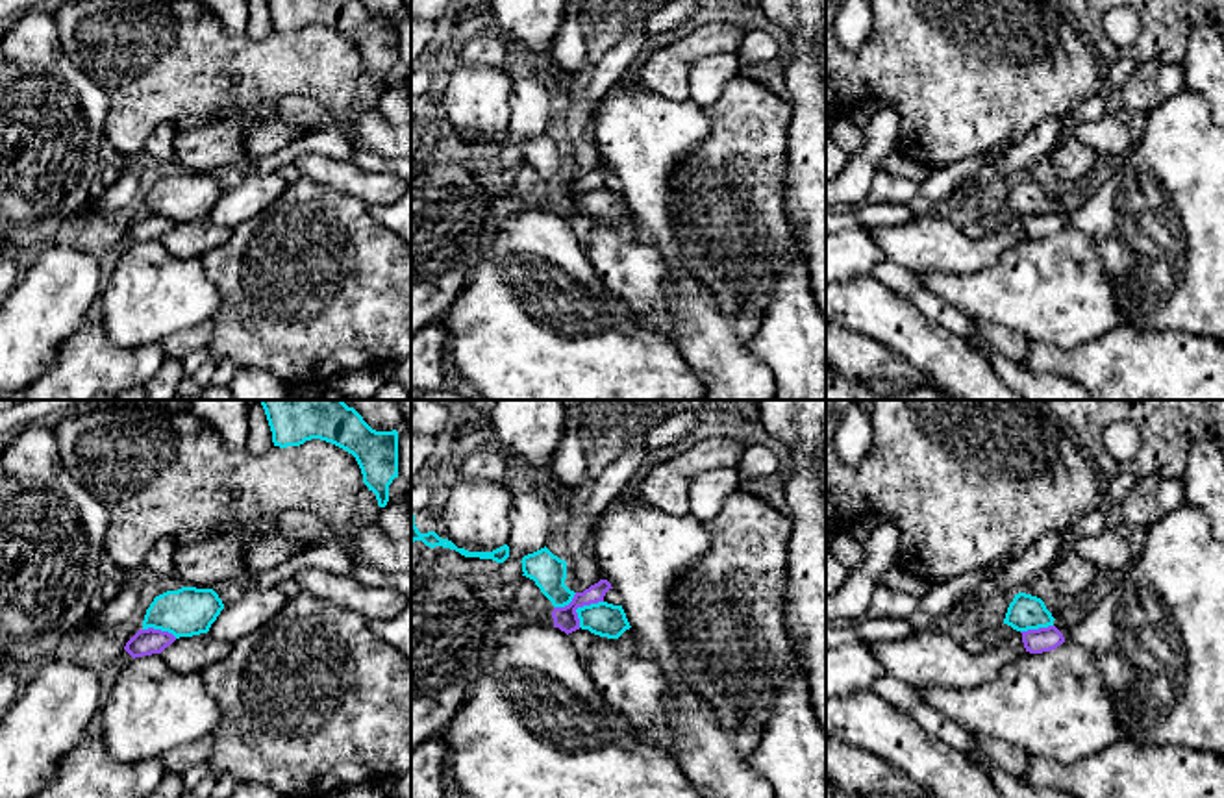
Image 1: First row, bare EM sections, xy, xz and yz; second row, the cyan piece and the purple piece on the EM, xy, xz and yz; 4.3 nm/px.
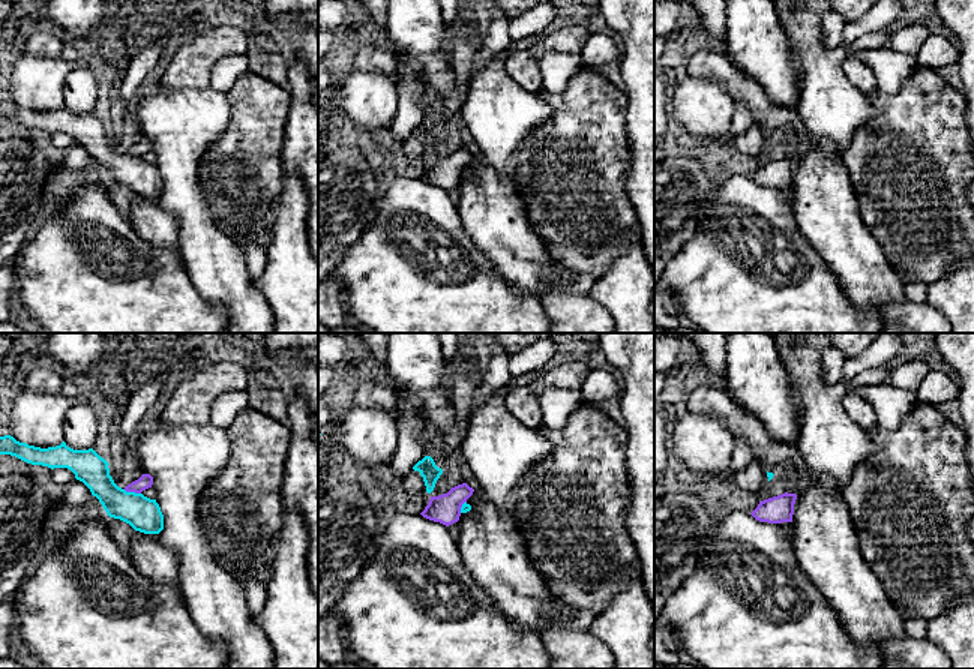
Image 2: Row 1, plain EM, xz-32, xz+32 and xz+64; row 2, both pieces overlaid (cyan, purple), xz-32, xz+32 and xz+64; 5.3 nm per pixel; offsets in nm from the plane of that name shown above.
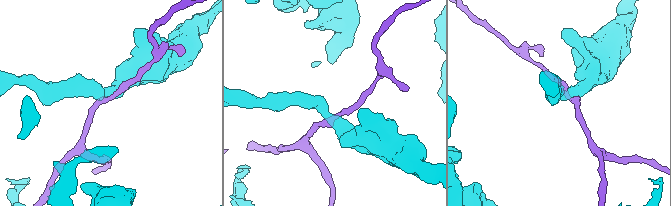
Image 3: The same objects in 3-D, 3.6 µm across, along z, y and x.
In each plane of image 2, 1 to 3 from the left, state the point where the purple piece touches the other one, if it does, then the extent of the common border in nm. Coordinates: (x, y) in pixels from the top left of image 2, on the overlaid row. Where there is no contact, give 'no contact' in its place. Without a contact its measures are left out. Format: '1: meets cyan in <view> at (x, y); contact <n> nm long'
1: meets cyan in xz-32 at (132, 492); contact 100 nm long
2: meets cyan in xz+32 at (461, 507); contact 70 nm long
3: no contact

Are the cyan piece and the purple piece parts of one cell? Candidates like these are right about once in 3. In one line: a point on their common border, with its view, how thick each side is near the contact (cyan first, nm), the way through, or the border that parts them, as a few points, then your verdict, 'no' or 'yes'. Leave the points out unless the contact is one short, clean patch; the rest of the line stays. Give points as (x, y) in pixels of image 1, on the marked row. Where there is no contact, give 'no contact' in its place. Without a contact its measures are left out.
meets cyan in xz at (580, 608); 150 nm thick on the cyan side, 100 nm on the other; border along xz (602, 600), (576, 610), (578, 626); no

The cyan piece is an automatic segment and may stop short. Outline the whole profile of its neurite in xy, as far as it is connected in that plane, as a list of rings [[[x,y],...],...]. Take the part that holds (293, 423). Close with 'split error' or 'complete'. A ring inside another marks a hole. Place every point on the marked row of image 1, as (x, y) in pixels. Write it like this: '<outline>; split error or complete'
[[[261,400],[274,446],[300,446],[320,439],[352,454],[361,468],[363,483],[376,494],[378,505],[389,502],[389,485],[398,478],[398,431],[376,431],[343,400]]]; complete

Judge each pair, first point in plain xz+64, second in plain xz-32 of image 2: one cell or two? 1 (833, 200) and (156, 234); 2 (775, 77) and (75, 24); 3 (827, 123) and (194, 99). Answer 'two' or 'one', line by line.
1: one
2: one
3: one

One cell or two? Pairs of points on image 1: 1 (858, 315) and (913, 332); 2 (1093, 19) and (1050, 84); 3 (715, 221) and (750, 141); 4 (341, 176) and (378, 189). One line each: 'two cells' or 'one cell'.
1: one cell
2: two cells
3: one cell
4: one cell

